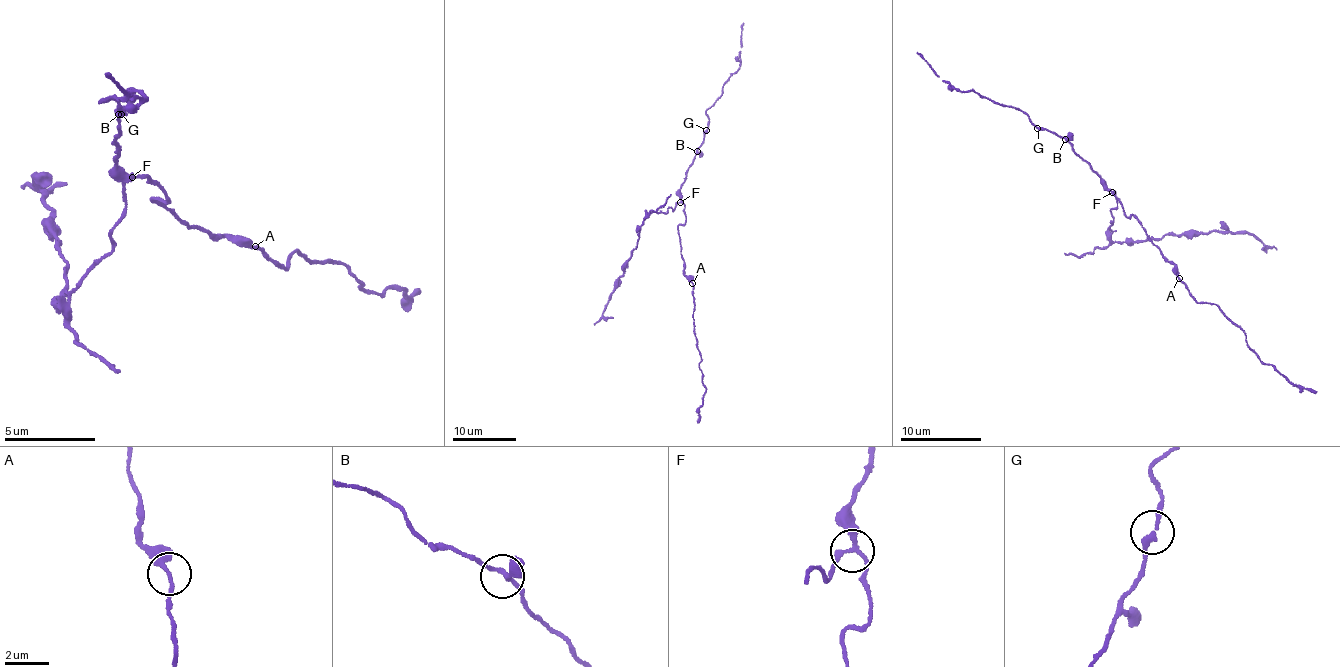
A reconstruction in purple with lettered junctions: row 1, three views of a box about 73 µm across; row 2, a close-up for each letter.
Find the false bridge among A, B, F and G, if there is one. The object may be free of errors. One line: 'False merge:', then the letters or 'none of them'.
False merge: F

